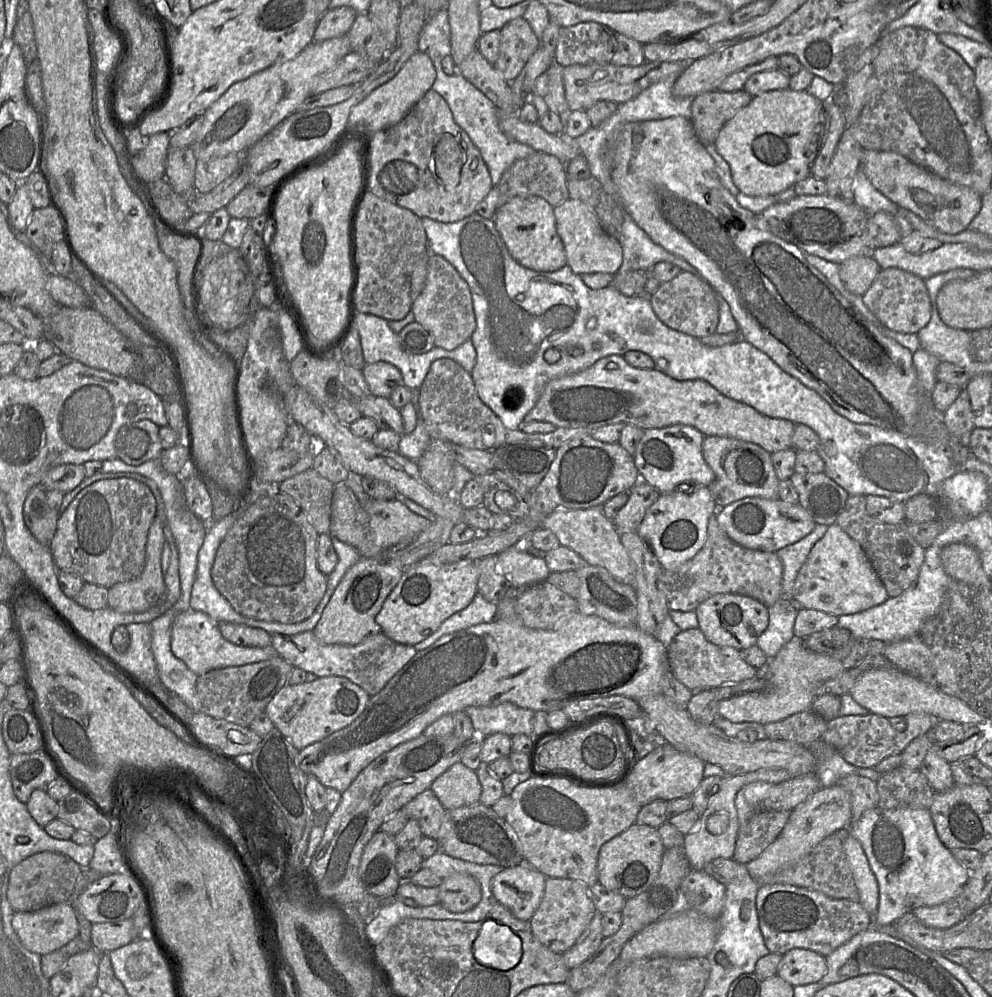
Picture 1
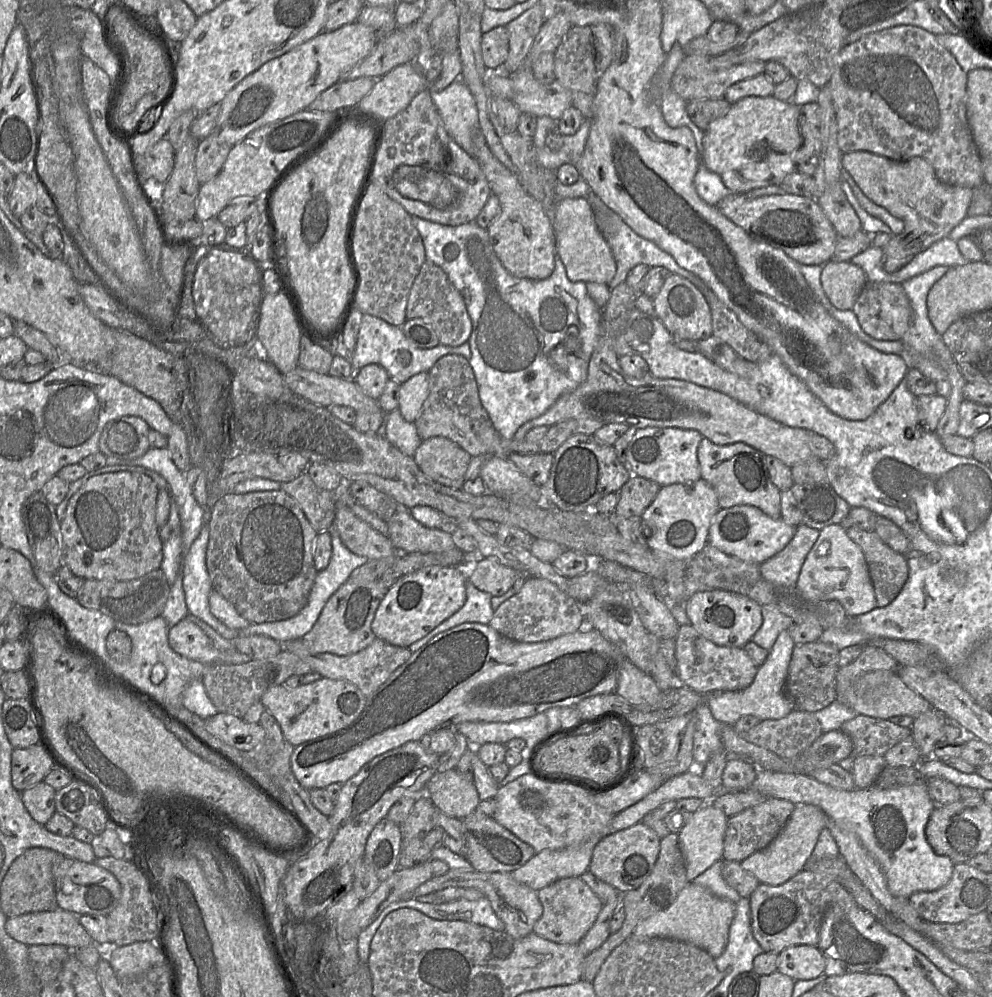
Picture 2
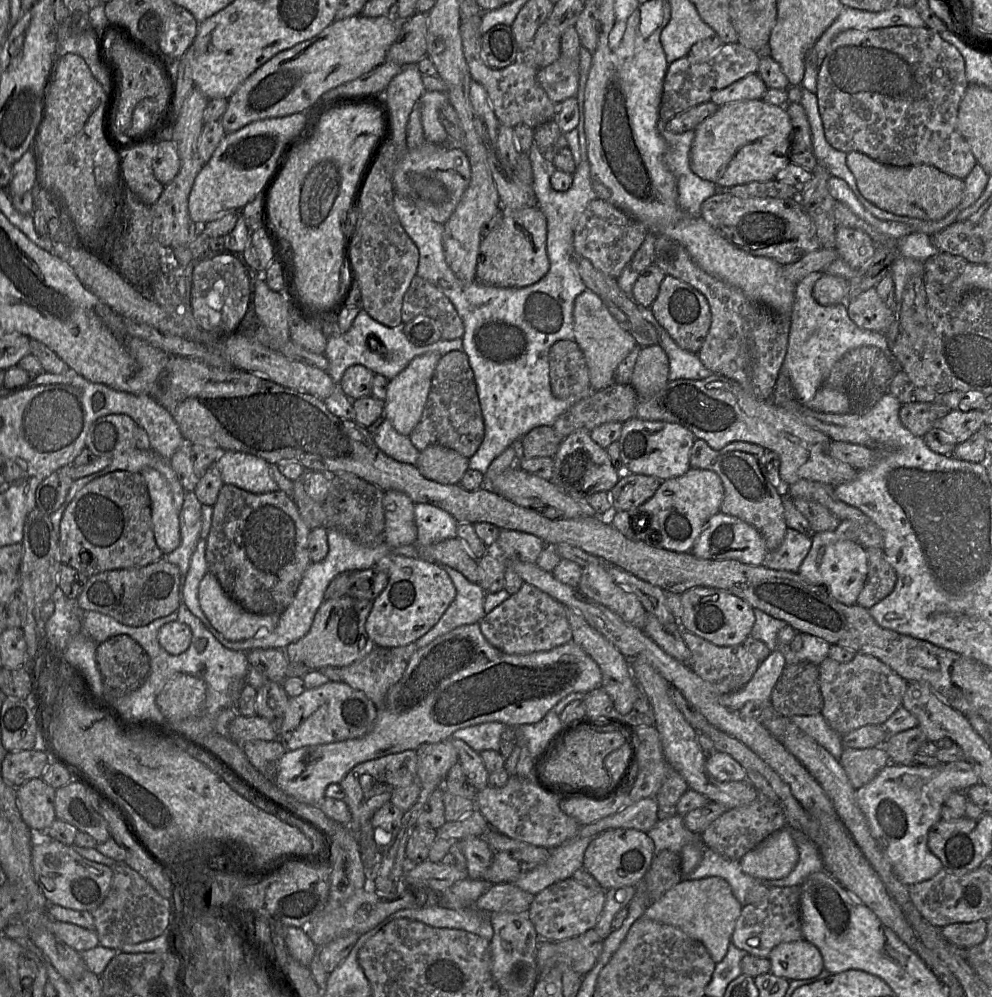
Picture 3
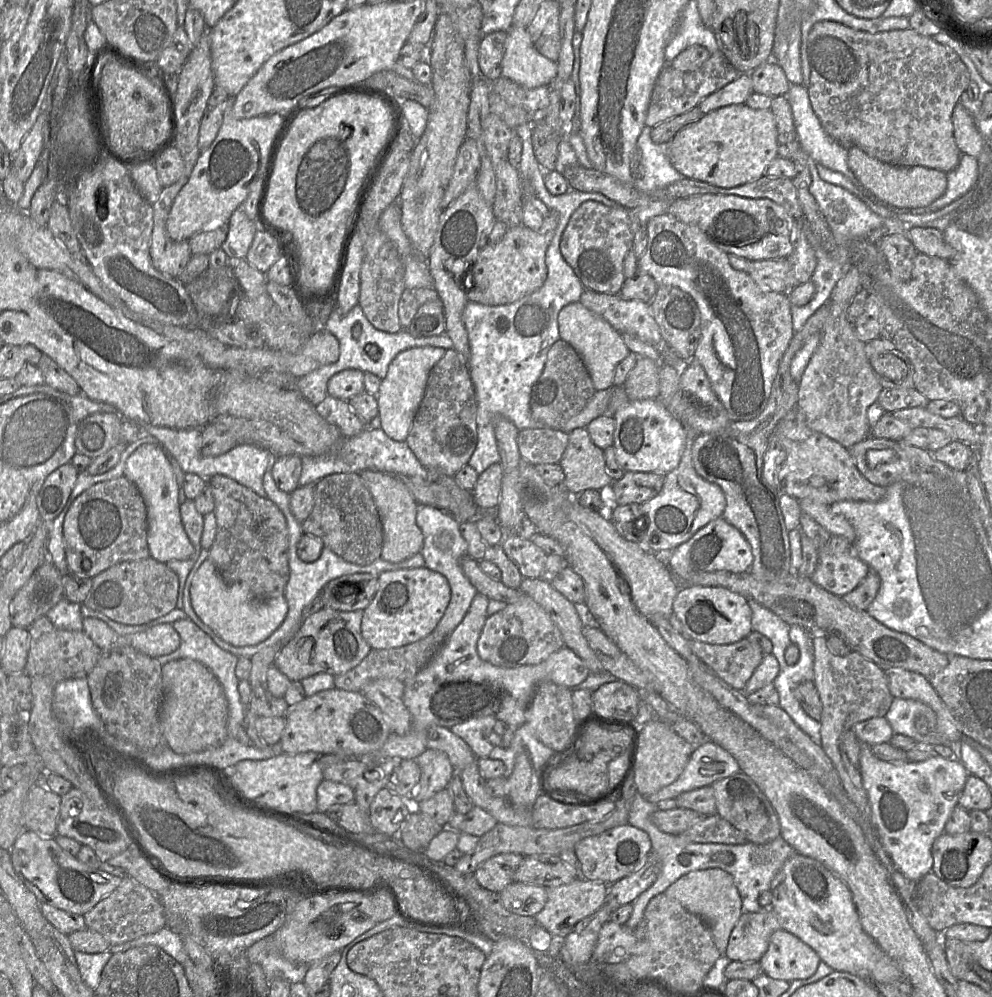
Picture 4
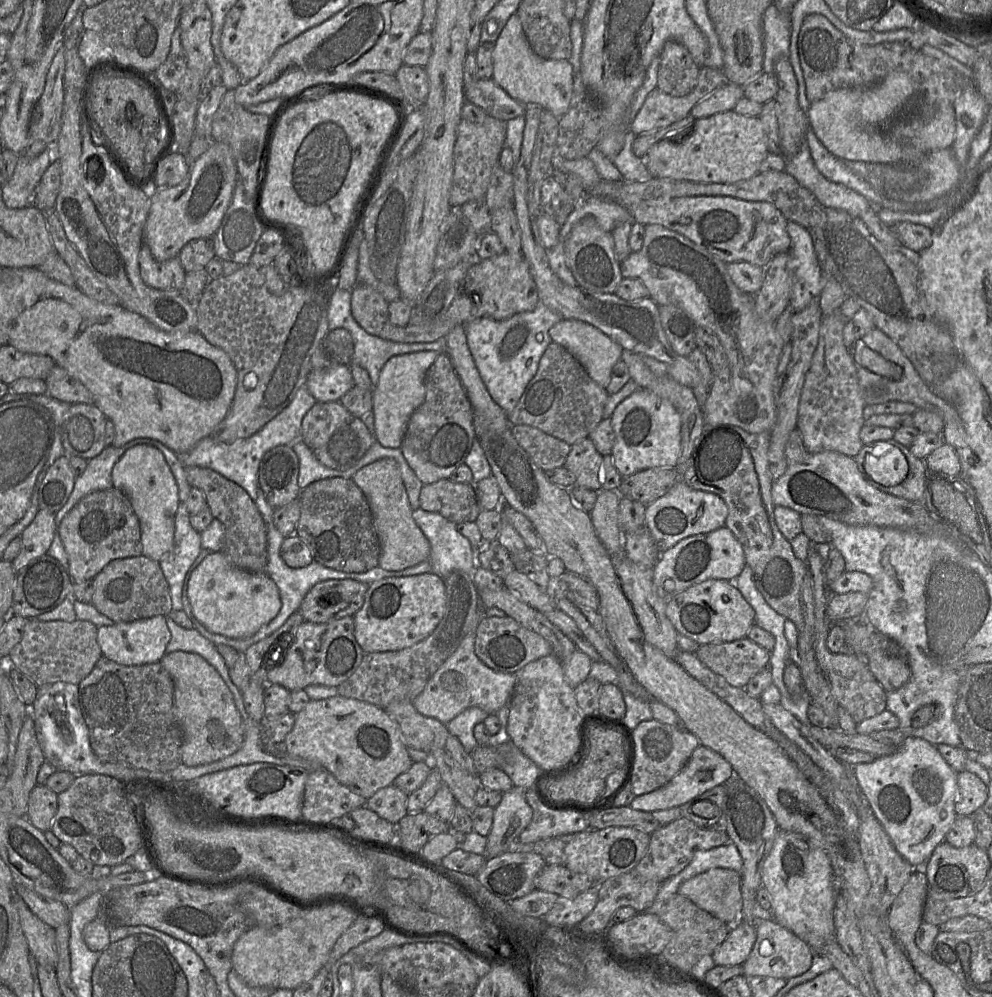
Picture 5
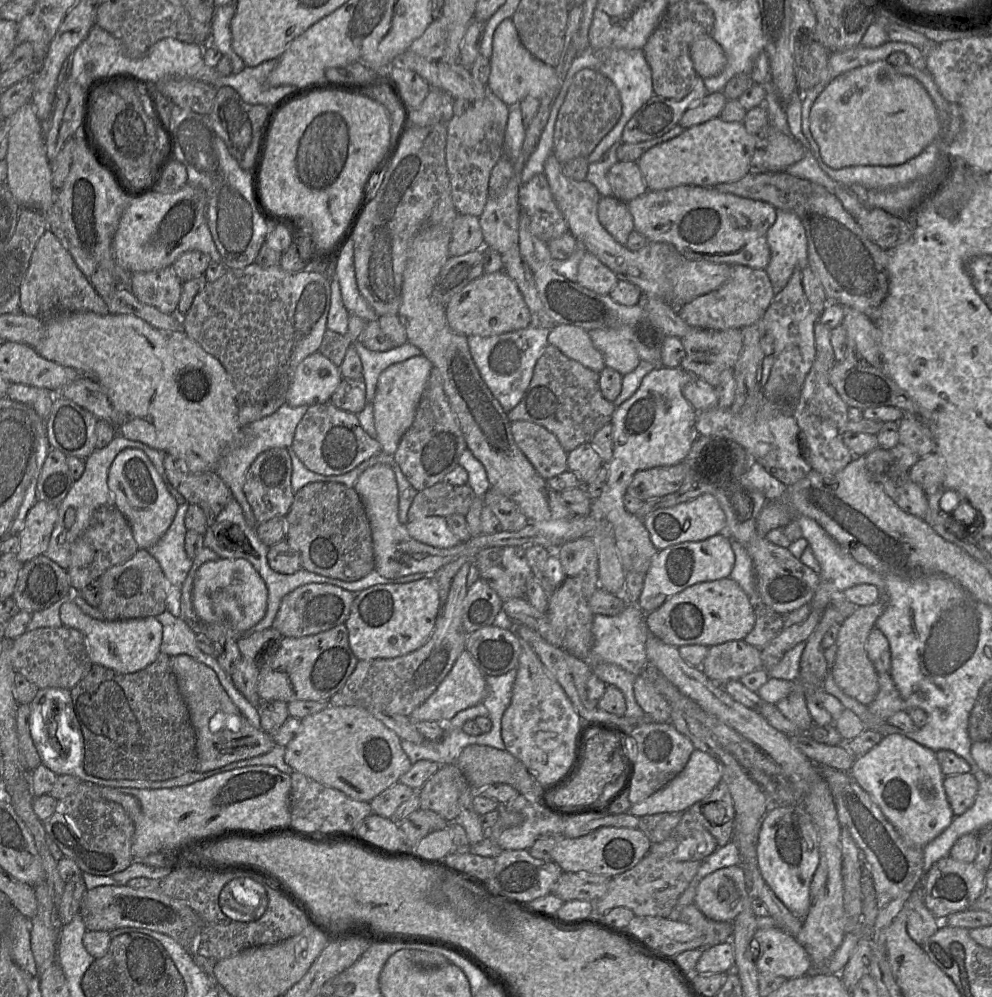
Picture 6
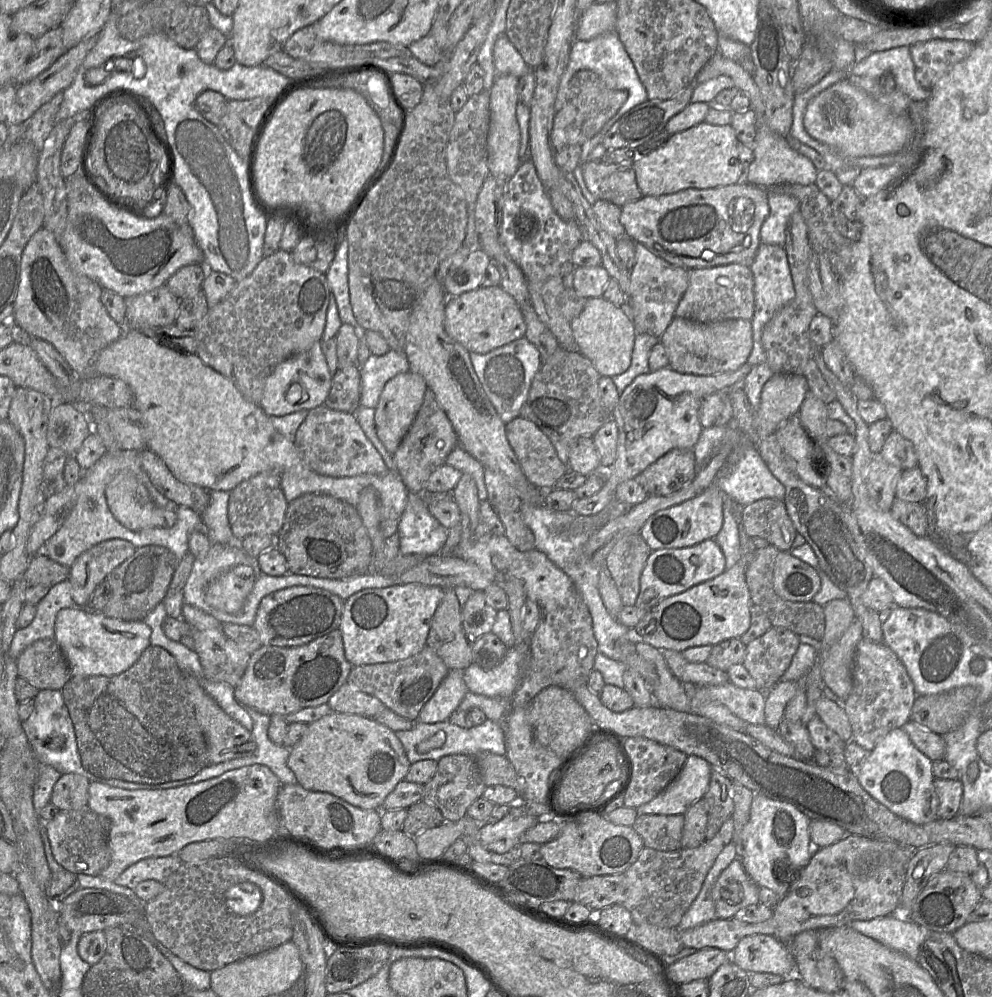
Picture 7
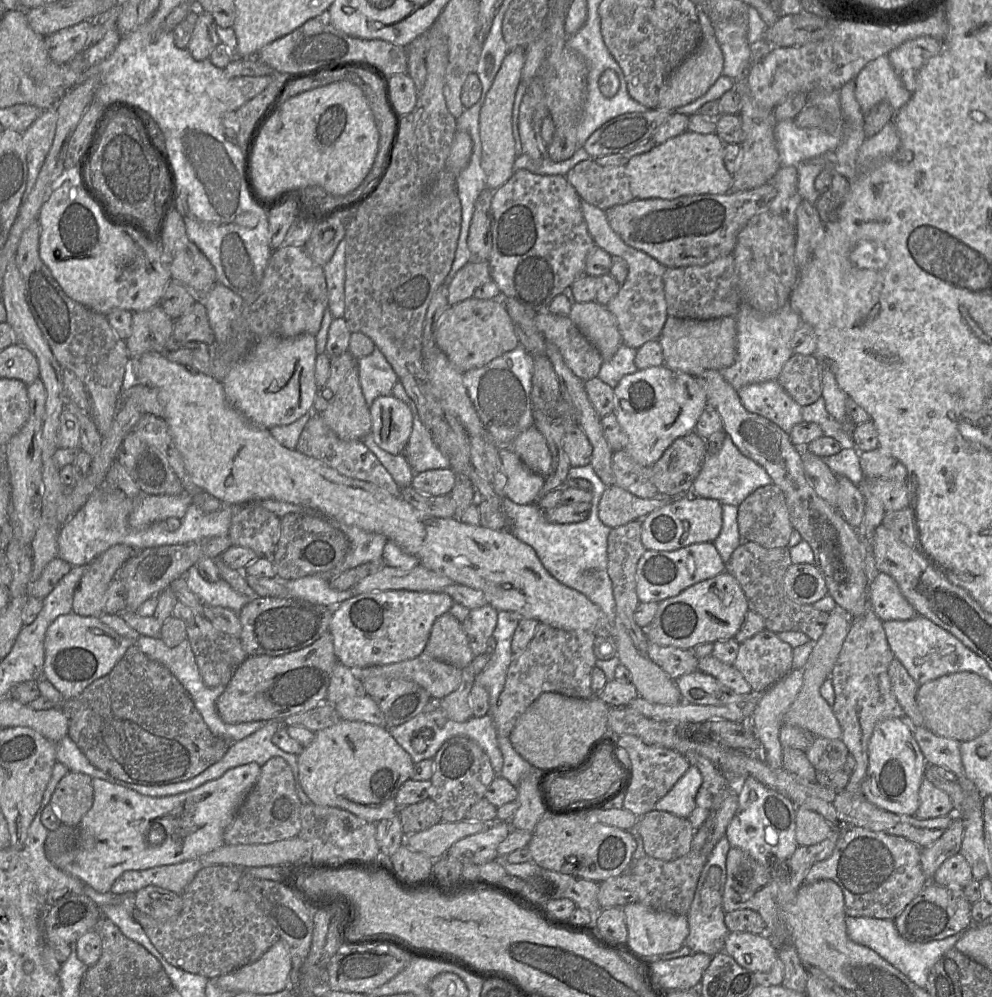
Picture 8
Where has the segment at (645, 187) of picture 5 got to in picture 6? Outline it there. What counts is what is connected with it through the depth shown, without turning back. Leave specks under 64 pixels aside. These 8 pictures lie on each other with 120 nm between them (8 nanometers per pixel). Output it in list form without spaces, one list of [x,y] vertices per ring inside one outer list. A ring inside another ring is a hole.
[[[765,171],[749,172],[737,181],[718,184],[715,189],[748,199],[767,202],[776,209],[792,212],[800,218],[807,236],[809,266],[820,280],[828,303],[832,302],[843,307],[853,308],[868,318],[881,306],[889,289],[888,252],[866,236],[839,199],[822,185],[793,176],[785,171]]]

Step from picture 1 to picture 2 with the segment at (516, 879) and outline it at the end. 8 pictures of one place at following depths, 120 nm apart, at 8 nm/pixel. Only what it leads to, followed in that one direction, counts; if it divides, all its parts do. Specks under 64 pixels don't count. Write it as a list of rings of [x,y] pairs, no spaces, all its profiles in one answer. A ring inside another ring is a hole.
[[[450,869],[441,876],[433,876],[418,886],[407,899],[415,899],[448,887],[476,888],[486,896],[497,917],[503,921],[504,932],[513,939],[522,938],[533,932],[535,922],[542,915],[543,907],[538,899],[537,891],[525,884],[517,882],[511,873],[478,872],[476,870]]]

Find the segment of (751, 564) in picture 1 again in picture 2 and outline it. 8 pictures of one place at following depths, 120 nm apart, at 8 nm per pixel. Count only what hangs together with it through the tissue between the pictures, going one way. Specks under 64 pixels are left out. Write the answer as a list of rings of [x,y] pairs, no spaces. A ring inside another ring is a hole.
[[[707,544],[701,552],[689,560],[684,577],[685,601],[697,592],[709,590],[726,590],[746,596],[761,578],[760,564],[743,561]]]

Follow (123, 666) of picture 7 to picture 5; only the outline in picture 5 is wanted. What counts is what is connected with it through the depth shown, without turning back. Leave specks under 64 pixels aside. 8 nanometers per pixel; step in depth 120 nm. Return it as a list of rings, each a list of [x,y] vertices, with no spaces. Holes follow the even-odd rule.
[[[163,615],[97,627],[97,642],[102,655],[126,666],[151,664],[161,661],[170,638],[171,633]]]

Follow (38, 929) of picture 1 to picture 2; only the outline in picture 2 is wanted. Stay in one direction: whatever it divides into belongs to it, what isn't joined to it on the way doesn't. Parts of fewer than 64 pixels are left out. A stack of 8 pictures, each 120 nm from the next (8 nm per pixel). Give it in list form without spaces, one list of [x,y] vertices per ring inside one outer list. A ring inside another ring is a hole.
[[[61,908],[54,911],[27,913],[6,922],[7,933],[27,945],[62,945],[72,950],[93,943],[89,933],[79,922],[81,914]]]

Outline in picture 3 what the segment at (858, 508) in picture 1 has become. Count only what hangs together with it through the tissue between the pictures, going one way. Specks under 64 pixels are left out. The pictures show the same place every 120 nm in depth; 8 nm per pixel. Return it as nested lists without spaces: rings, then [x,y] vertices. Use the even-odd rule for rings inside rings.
[[[869,547],[866,548],[866,553],[868,573],[863,589],[857,598],[857,605],[869,609],[893,591],[897,575],[882,549]]]

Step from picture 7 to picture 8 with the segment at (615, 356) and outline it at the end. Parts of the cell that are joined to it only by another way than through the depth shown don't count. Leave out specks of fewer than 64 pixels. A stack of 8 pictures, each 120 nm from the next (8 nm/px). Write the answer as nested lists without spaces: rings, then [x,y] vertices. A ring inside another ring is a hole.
[[[596,301],[573,303],[568,316],[600,352],[603,361],[610,360],[622,345],[617,320],[606,306]]]

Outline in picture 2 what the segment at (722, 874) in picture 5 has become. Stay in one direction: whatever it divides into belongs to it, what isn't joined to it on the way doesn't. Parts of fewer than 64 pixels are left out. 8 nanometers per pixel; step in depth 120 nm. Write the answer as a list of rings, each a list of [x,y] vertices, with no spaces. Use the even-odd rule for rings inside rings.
[[[688,882],[673,904],[640,922],[632,935],[676,939],[695,945],[713,958],[718,958],[727,946],[735,908],[735,903],[714,895],[702,886]]]

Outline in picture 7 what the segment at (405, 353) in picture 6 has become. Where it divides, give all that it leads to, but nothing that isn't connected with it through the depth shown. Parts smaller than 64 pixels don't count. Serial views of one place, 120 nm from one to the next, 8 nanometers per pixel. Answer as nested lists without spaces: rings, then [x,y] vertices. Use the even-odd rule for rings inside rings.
[[[394,351],[383,355],[370,355],[359,370],[361,376],[360,406],[376,408],[385,384],[397,374],[409,371],[409,363],[404,351]]]

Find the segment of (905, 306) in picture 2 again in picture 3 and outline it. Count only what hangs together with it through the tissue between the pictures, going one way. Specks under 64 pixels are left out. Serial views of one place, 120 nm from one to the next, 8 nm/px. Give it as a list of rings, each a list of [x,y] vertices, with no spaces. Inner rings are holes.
[[[875,287],[860,293],[847,306],[849,318],[860,328],[885,334],[896,319],[896,309],[887,305]]]

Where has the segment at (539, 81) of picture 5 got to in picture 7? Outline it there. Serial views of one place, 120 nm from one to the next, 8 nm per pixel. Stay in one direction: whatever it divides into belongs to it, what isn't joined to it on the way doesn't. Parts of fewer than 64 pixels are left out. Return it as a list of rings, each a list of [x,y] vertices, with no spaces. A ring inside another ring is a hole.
[[[506,33],[501,34],[493,48],[493,60],[497,75],[513,75],[520,78],[529,72],[534,72],[514,45],[510,42]]]

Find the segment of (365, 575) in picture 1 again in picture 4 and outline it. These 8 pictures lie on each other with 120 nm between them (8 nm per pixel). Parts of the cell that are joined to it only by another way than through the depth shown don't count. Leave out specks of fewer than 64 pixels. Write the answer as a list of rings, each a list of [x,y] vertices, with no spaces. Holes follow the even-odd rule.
[[[322,608],[304,619],[296,634],[282,645],[274,666],[291,682],[319,674],[338,676],[355,668],[372,650],[361,635],[363,611],[336,611]]]

